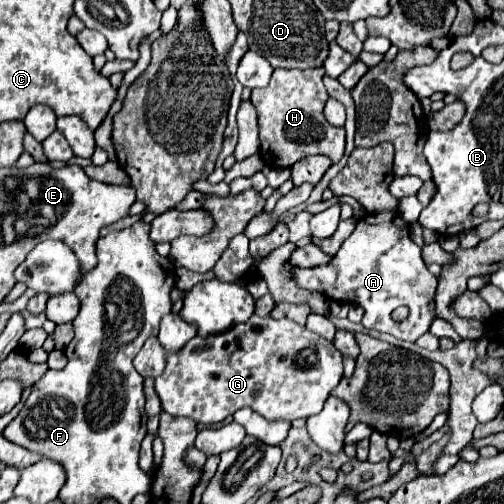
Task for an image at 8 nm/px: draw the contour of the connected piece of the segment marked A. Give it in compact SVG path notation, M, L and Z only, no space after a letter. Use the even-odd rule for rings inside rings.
M384 210L358 220L356 230L326 266L304 270L292 268L290 264L284 266L294 274L298 286L310 292L320 292L328 300L360 304L364 308L362 326L368 330L378 330L392 334L398 340L416 342L428 332L432 320L436 318L430 310L430 302L436 296L438 278L430 274L422 262L421 247L410 240L408 224L402 220L398 210ZM398 306L406 306L410 310L404 322L394 322L390 318L390 312Z

